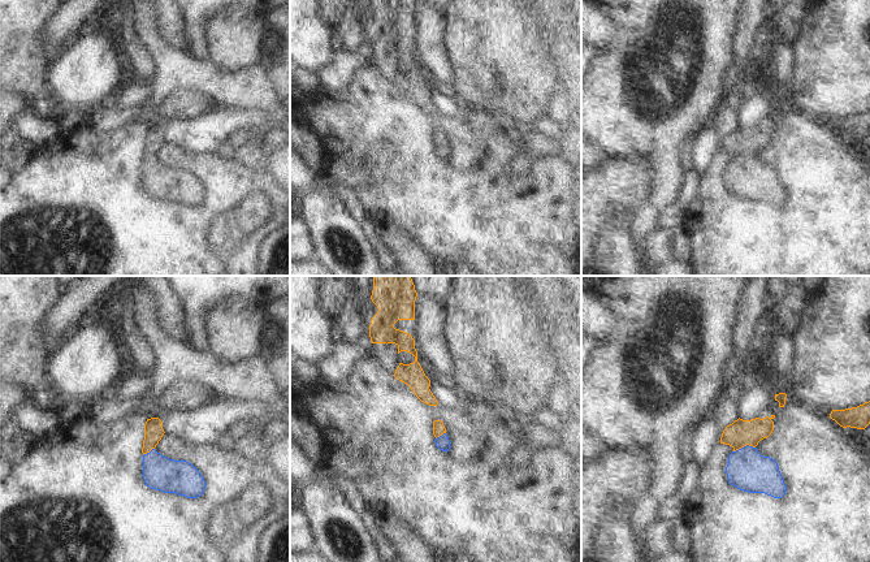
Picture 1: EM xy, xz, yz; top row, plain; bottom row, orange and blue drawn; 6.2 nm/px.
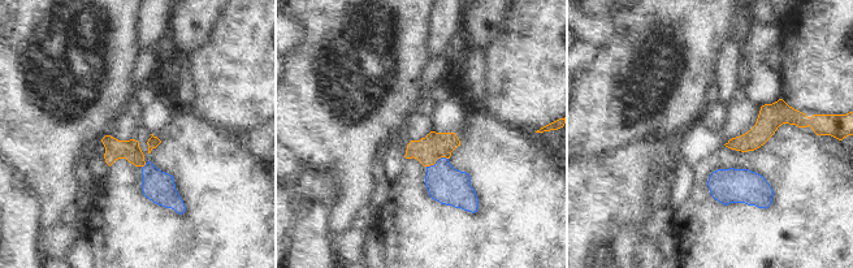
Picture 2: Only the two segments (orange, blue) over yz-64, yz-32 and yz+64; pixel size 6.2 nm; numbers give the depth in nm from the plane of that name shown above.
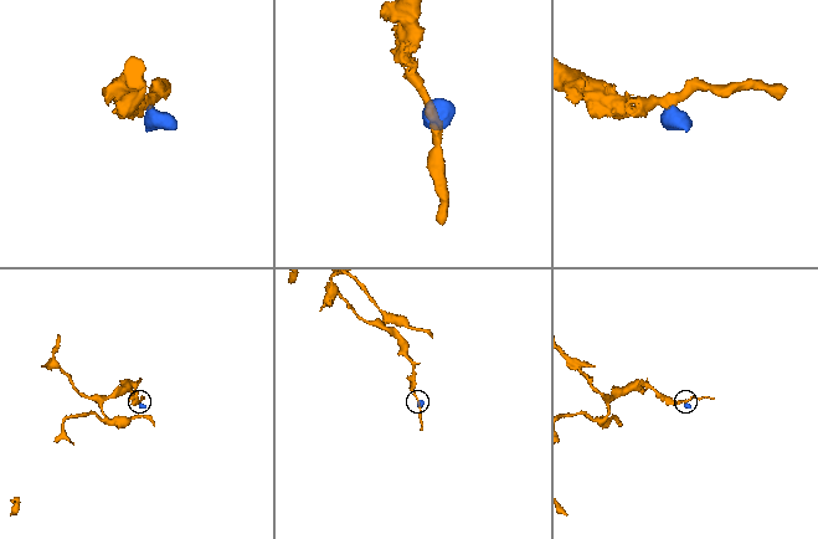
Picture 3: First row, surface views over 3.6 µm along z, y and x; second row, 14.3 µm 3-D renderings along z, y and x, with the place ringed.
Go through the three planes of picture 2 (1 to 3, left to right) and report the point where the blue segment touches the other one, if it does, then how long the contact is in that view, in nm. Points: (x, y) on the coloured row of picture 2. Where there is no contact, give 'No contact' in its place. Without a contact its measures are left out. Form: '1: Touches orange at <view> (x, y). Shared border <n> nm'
1: Touches orange at yz-64 (144, 164). Shared border 40 nm
2: Touches orange at yz-32 (437, 159). Shared border 150 nm
3: No contact

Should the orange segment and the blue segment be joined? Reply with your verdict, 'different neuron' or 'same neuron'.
same neuron

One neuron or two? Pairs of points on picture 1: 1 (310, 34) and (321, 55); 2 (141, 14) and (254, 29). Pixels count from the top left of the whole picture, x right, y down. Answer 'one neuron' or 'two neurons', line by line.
1: one neuron
2: two neurons

